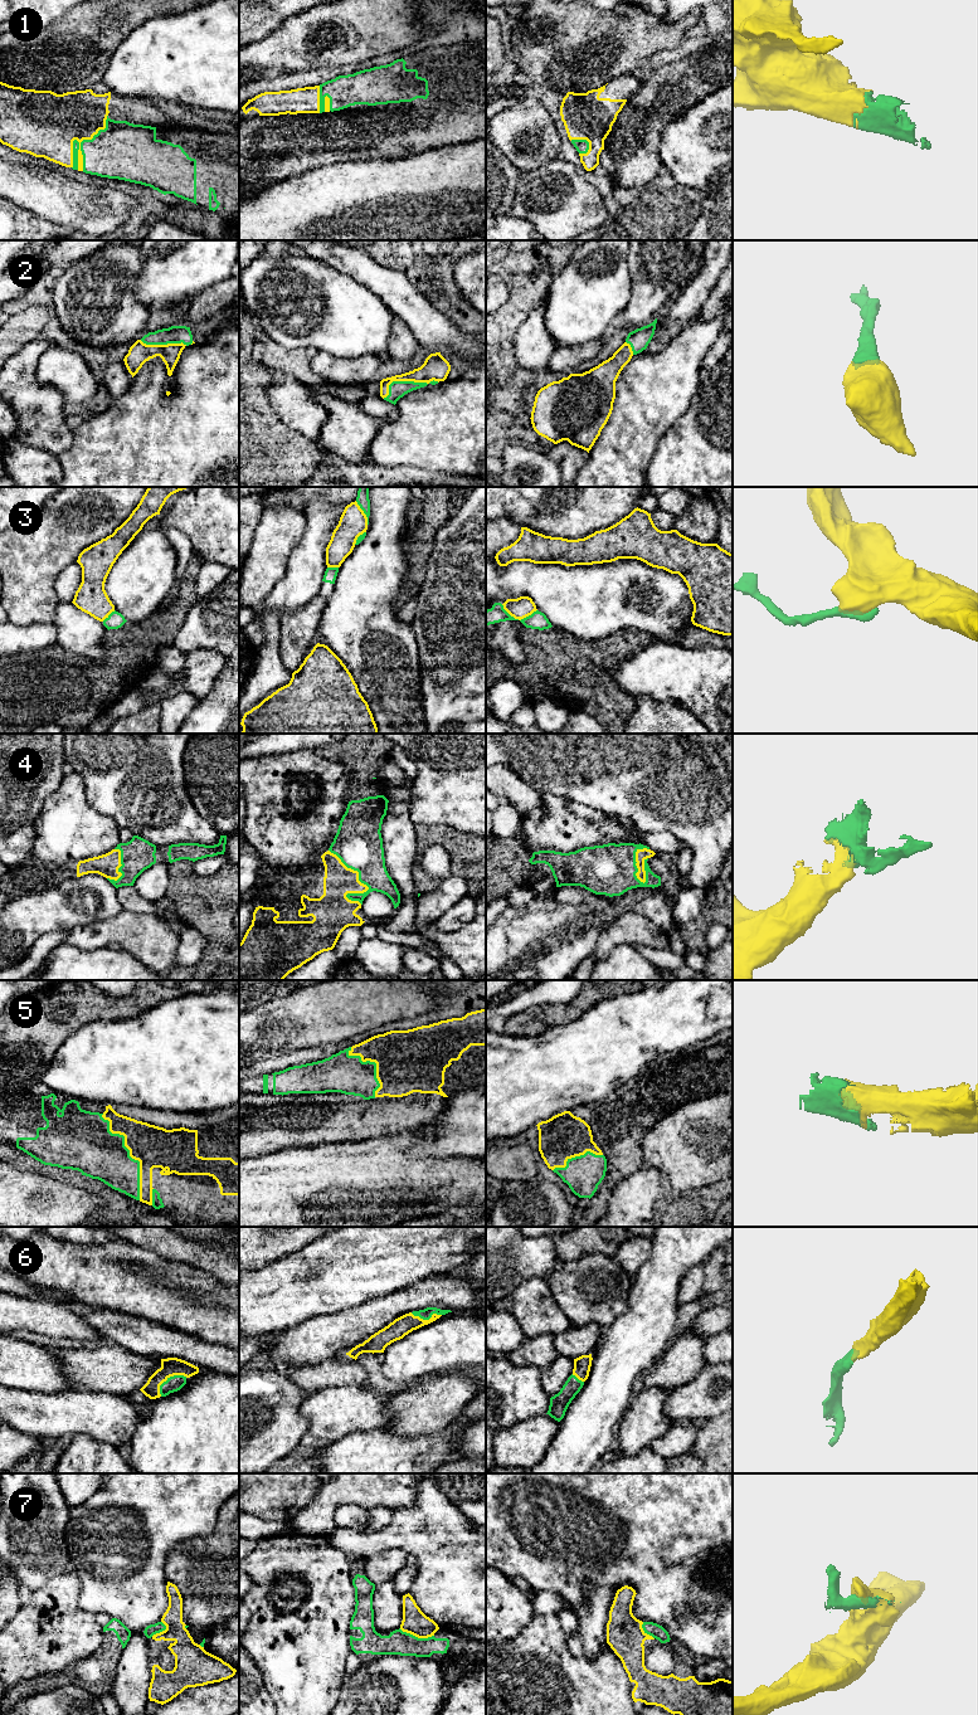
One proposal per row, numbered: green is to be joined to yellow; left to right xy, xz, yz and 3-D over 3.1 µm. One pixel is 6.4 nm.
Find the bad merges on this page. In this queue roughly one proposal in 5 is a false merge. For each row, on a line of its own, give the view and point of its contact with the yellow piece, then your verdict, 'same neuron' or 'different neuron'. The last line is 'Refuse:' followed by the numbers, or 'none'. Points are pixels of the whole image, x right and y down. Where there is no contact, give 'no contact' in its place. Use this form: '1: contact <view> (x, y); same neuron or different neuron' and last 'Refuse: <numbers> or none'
1: contact xy (82, 140); same neuron
2: contact xz (407, 380); same neuron
3: contact yz (519, 619); different neuron
4: contact xz (365, 885); same neuron
5: contact xy (130, 1154); same neuron
6: contact xy (168, 1377); same neuron
7: contact xz (417, 1636); different neuron
Refuse: 3, 7

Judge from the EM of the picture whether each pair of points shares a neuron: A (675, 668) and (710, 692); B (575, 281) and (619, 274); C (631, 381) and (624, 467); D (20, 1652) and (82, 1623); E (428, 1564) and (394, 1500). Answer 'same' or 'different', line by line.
A: same
B: same
C: same
D: same
E: different

